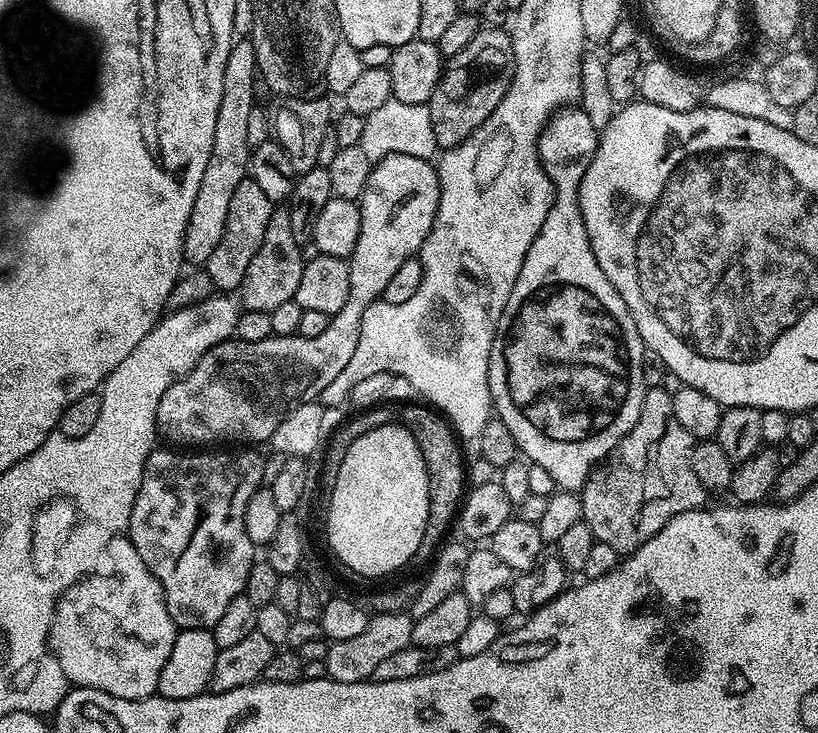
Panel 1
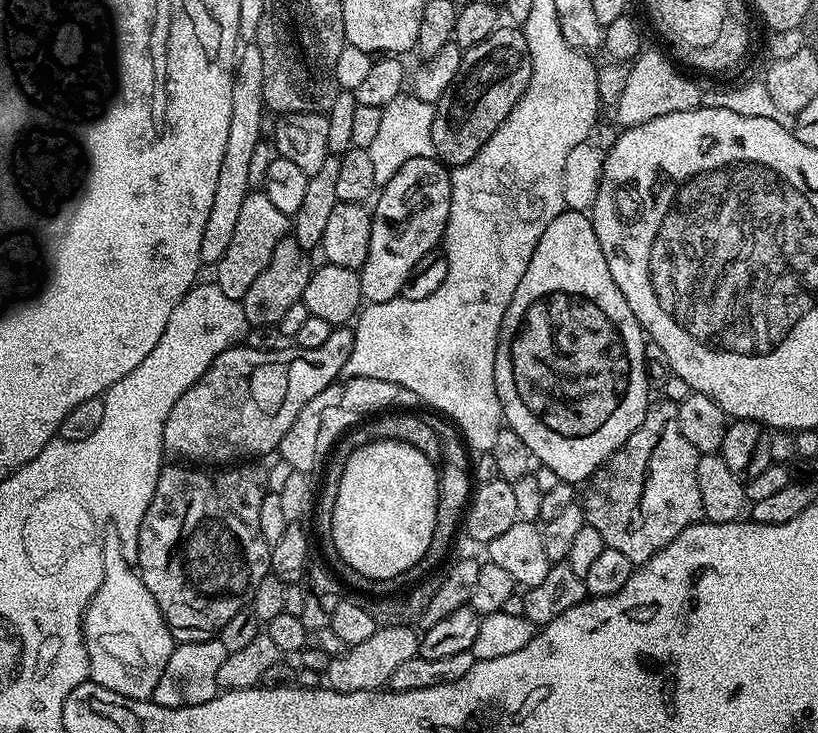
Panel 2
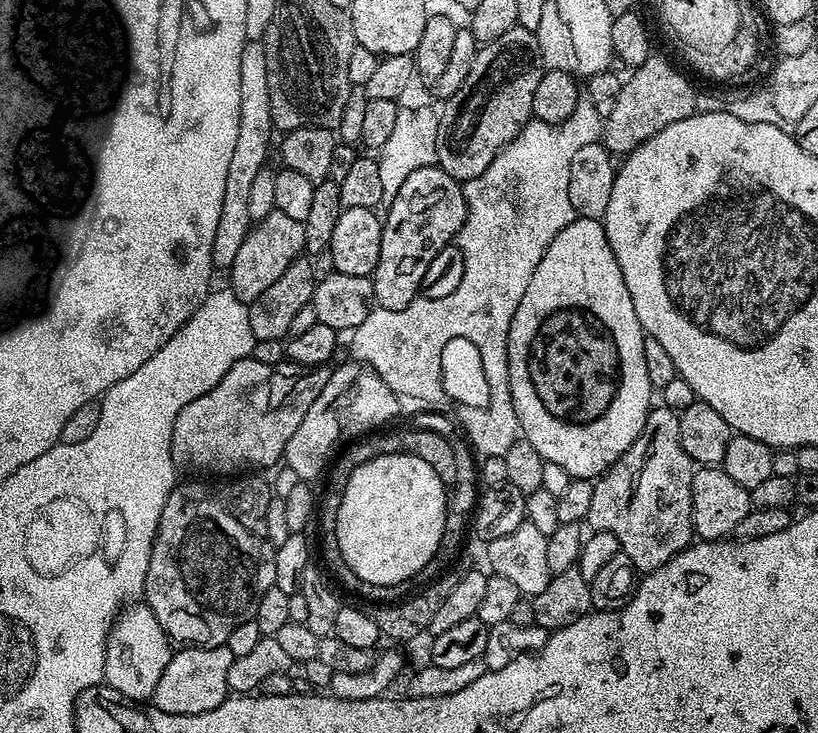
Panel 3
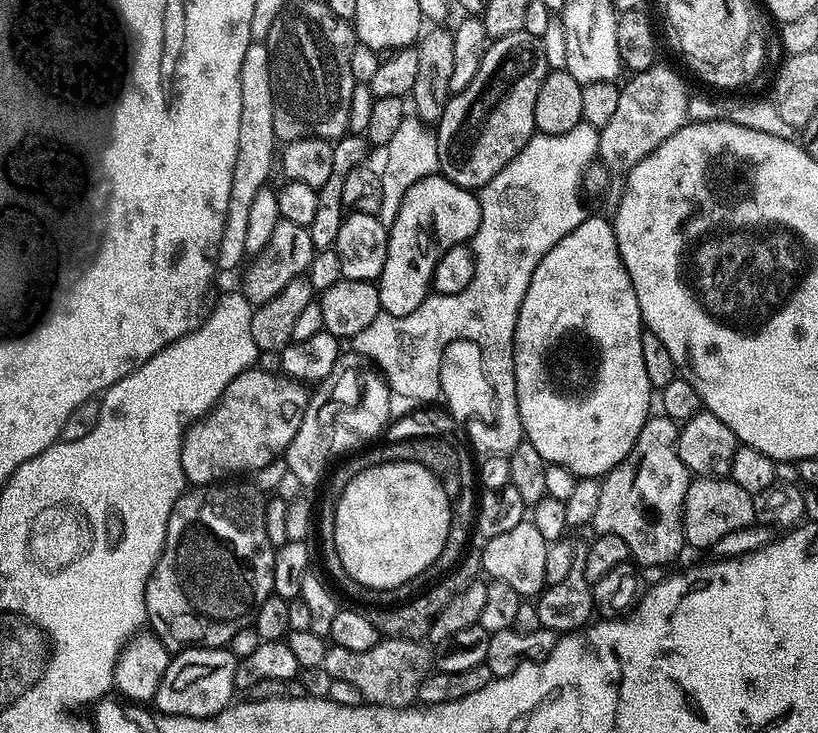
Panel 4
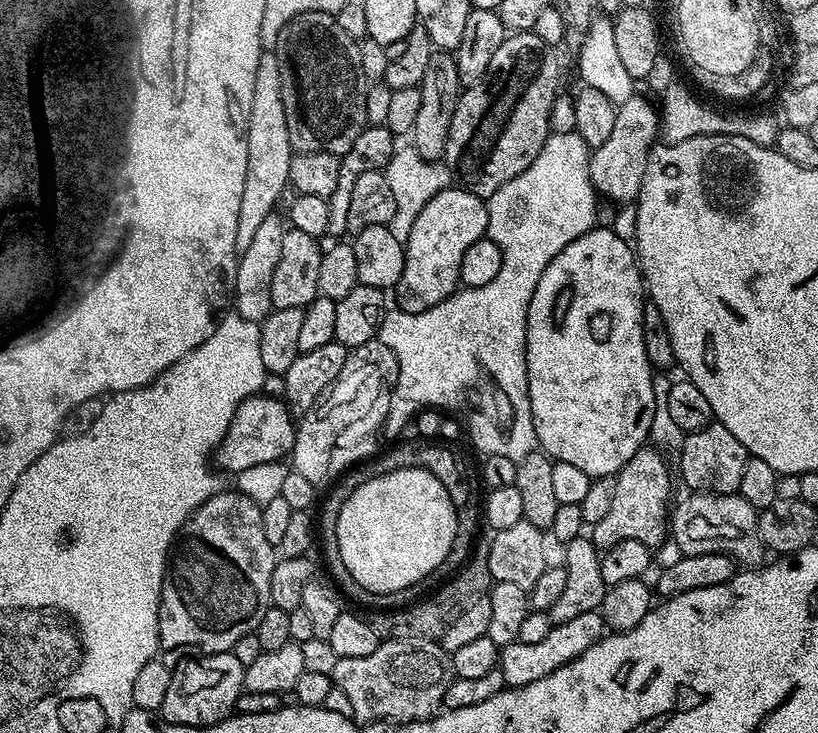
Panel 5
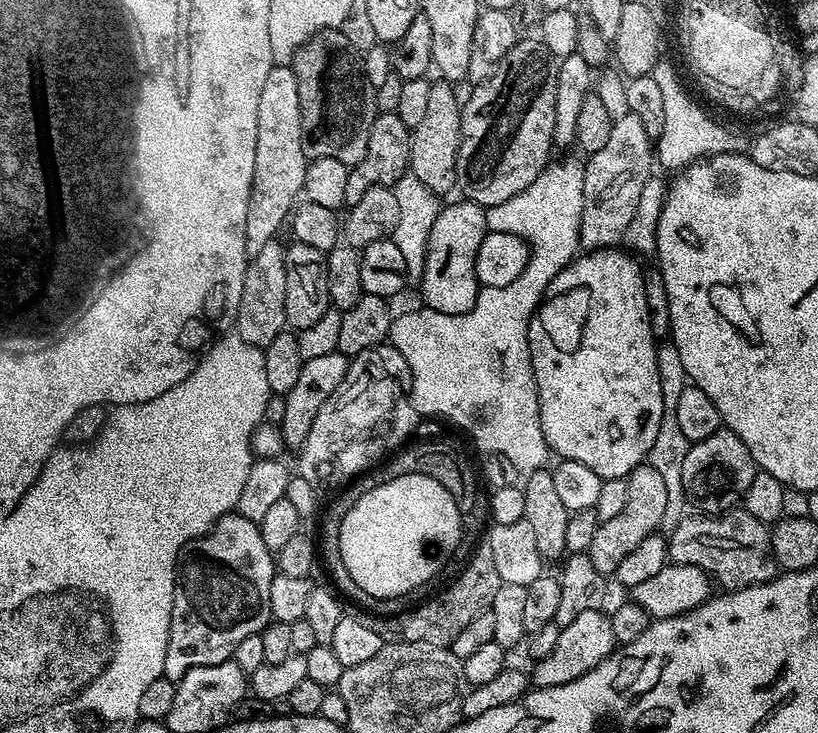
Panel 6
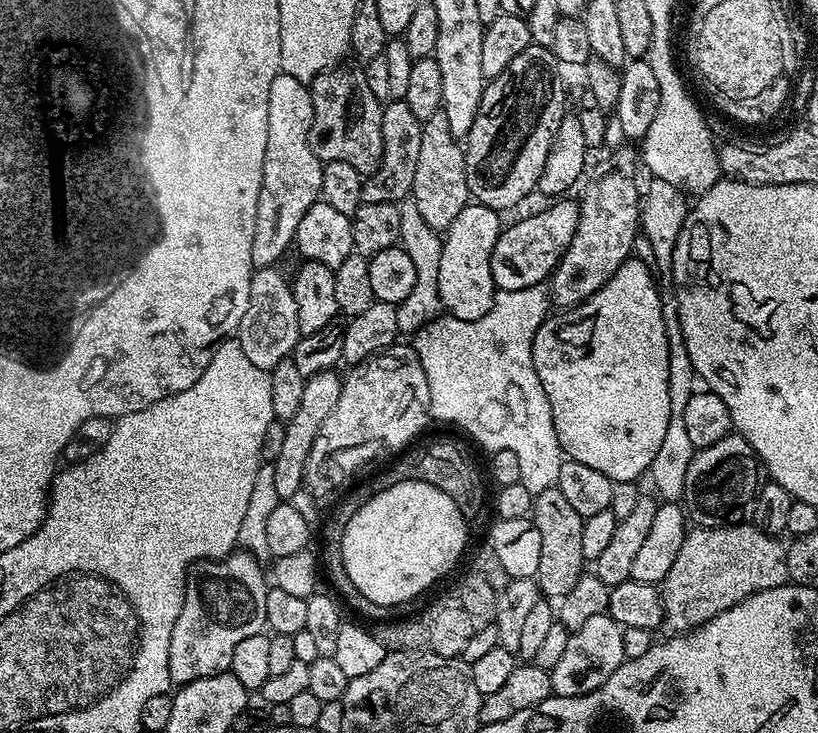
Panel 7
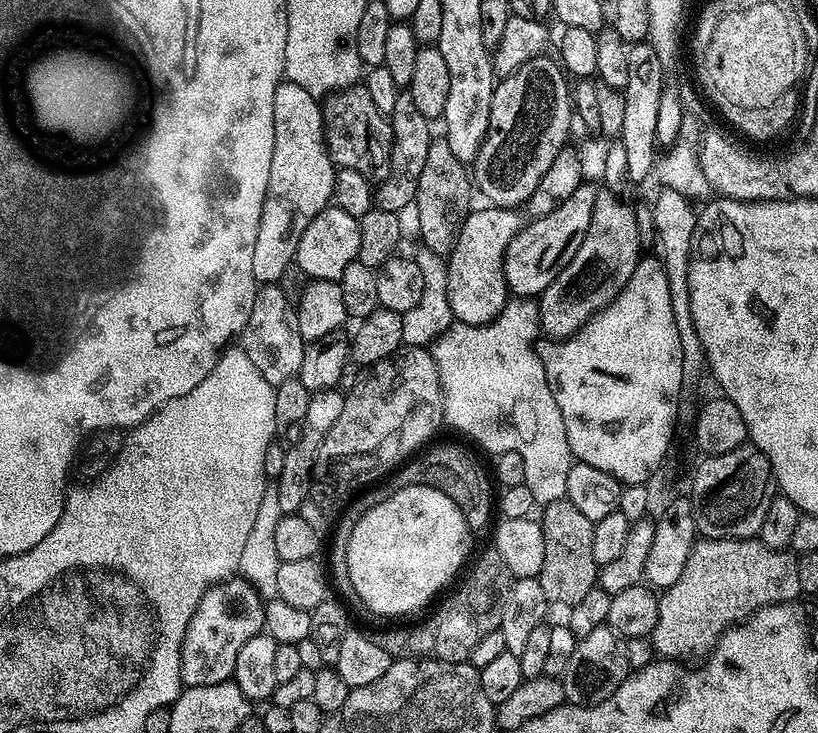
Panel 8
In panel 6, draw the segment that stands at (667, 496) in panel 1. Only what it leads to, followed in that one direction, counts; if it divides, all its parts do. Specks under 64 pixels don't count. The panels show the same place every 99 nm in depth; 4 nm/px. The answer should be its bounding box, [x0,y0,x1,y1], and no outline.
[587,462,666,578]

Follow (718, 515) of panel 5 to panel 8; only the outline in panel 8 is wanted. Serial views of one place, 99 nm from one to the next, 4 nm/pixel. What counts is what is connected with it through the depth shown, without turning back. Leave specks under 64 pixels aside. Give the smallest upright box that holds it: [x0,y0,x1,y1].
[650,538,801,662]

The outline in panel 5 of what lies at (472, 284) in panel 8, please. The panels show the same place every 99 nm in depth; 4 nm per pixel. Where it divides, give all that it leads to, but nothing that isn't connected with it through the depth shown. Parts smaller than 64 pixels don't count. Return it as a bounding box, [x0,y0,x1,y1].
[394,186,488,311]

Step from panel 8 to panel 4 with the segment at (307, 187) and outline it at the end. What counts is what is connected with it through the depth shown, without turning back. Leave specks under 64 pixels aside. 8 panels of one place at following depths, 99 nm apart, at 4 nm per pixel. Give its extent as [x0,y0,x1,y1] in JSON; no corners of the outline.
[216,42,278,273]

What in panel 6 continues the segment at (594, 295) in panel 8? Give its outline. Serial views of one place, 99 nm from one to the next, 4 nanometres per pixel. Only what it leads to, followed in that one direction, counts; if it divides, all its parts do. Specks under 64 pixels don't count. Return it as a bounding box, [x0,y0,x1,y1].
[581,111,654,250]

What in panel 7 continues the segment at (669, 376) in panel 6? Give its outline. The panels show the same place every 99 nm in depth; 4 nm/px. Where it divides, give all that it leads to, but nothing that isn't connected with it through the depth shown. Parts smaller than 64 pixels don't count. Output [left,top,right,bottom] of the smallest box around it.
[650,283,698,502]

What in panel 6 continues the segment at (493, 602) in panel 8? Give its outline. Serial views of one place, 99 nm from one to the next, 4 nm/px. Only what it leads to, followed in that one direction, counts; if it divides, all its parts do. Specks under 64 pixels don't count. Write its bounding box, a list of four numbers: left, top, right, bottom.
[367,542,500,648]

